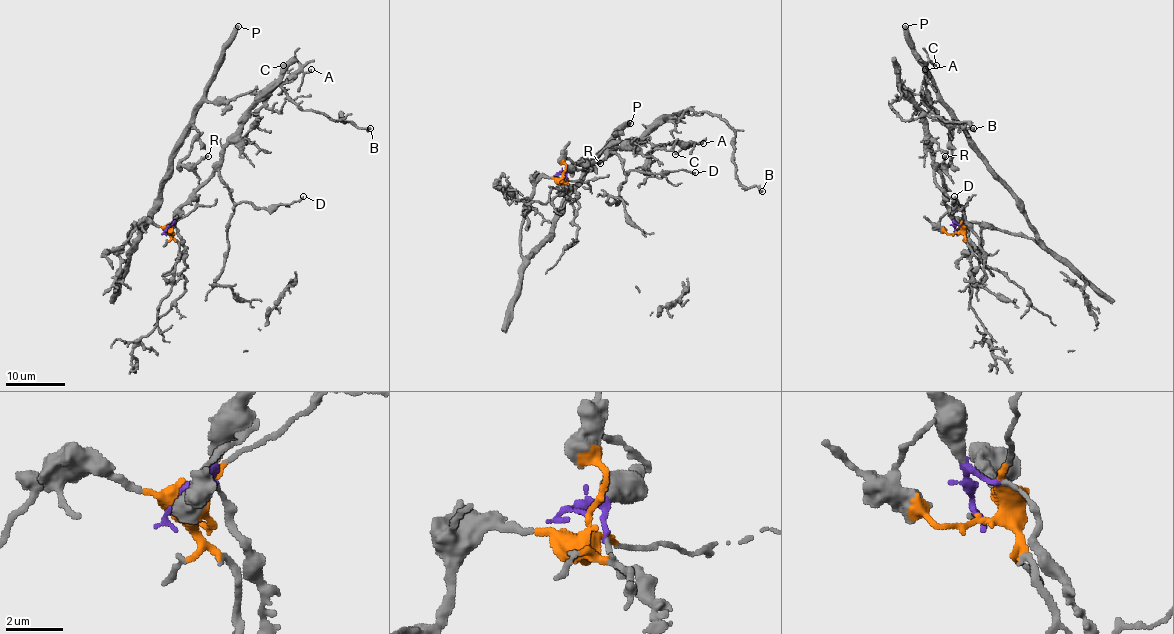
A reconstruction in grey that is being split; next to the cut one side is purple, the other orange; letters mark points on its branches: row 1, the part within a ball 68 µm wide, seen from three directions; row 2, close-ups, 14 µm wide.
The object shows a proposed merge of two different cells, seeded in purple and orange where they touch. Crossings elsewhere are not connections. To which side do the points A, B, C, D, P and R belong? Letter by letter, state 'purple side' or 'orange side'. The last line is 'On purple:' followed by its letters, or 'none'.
A: orange side
B: purple side
C: orange side
D: purple side
P: orange side
R: orange side
On purple: B, D

